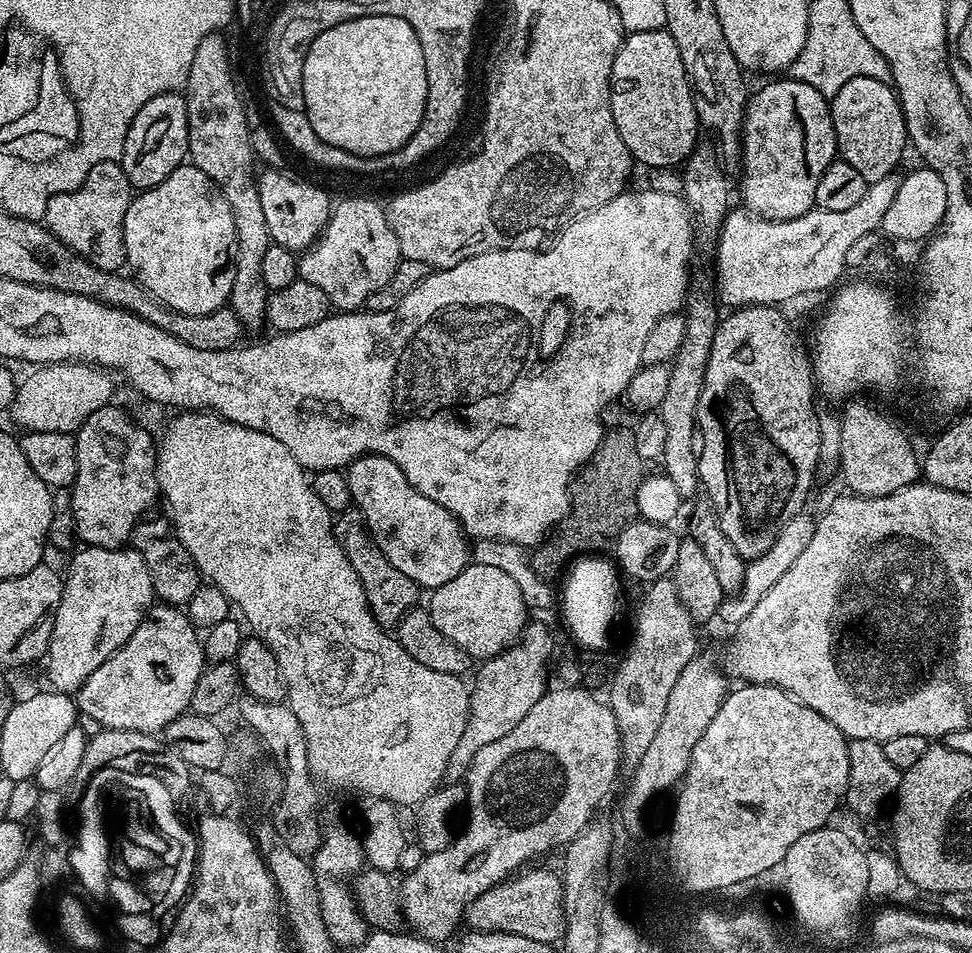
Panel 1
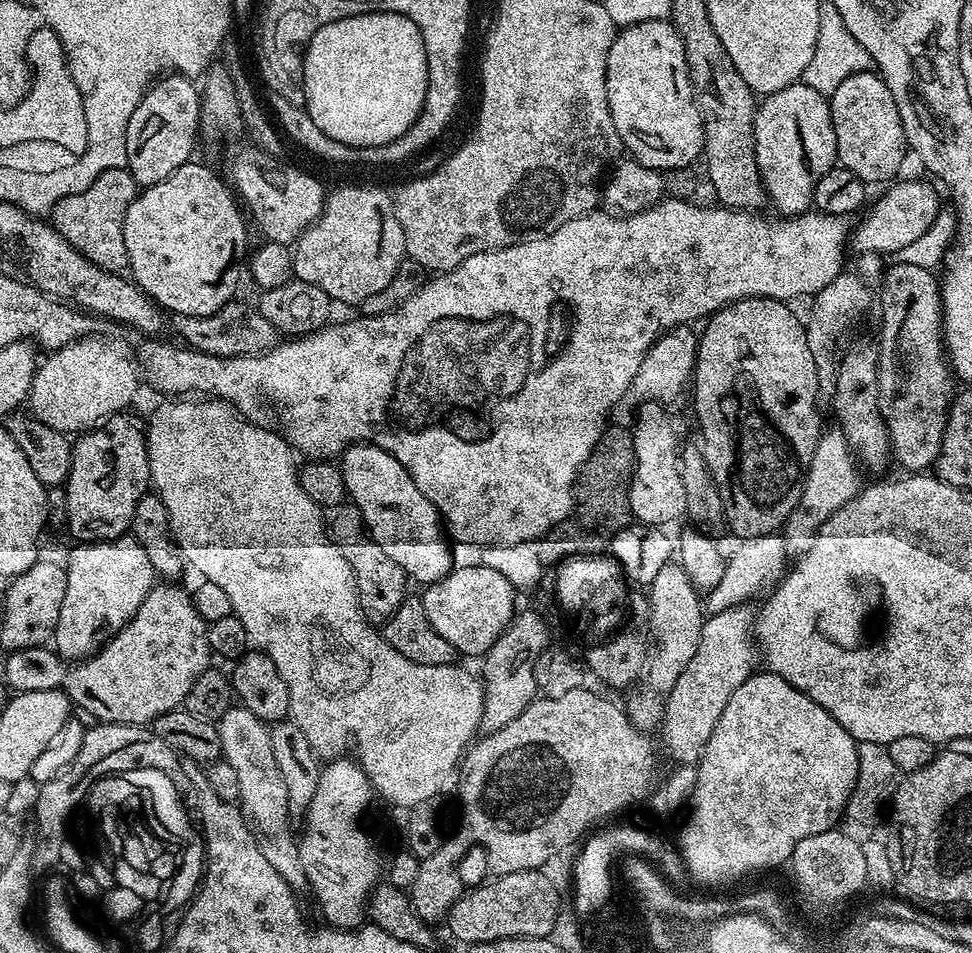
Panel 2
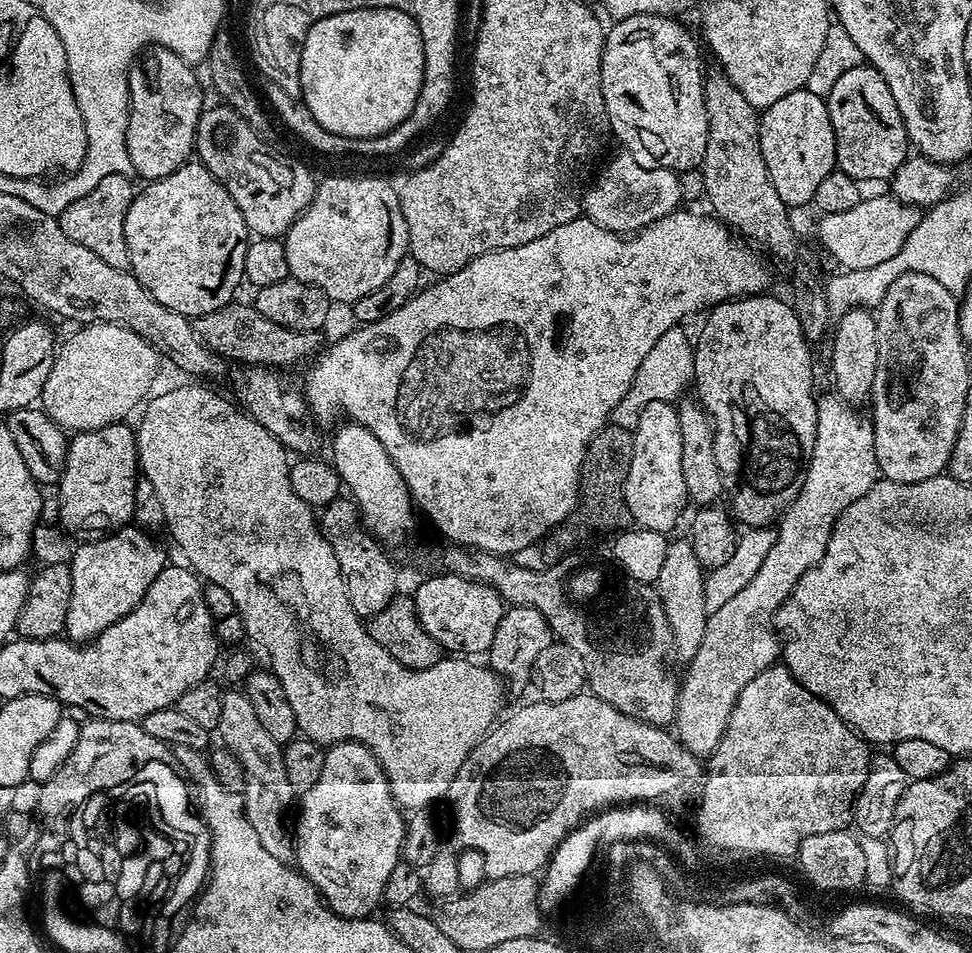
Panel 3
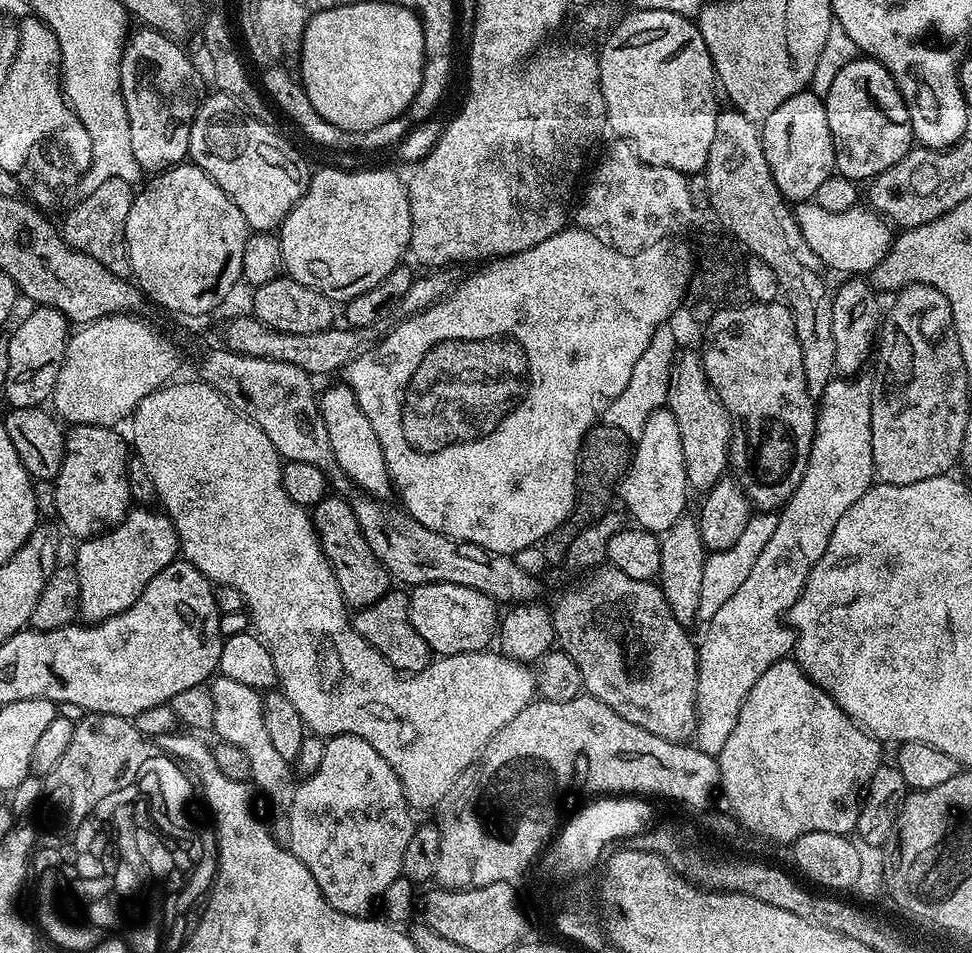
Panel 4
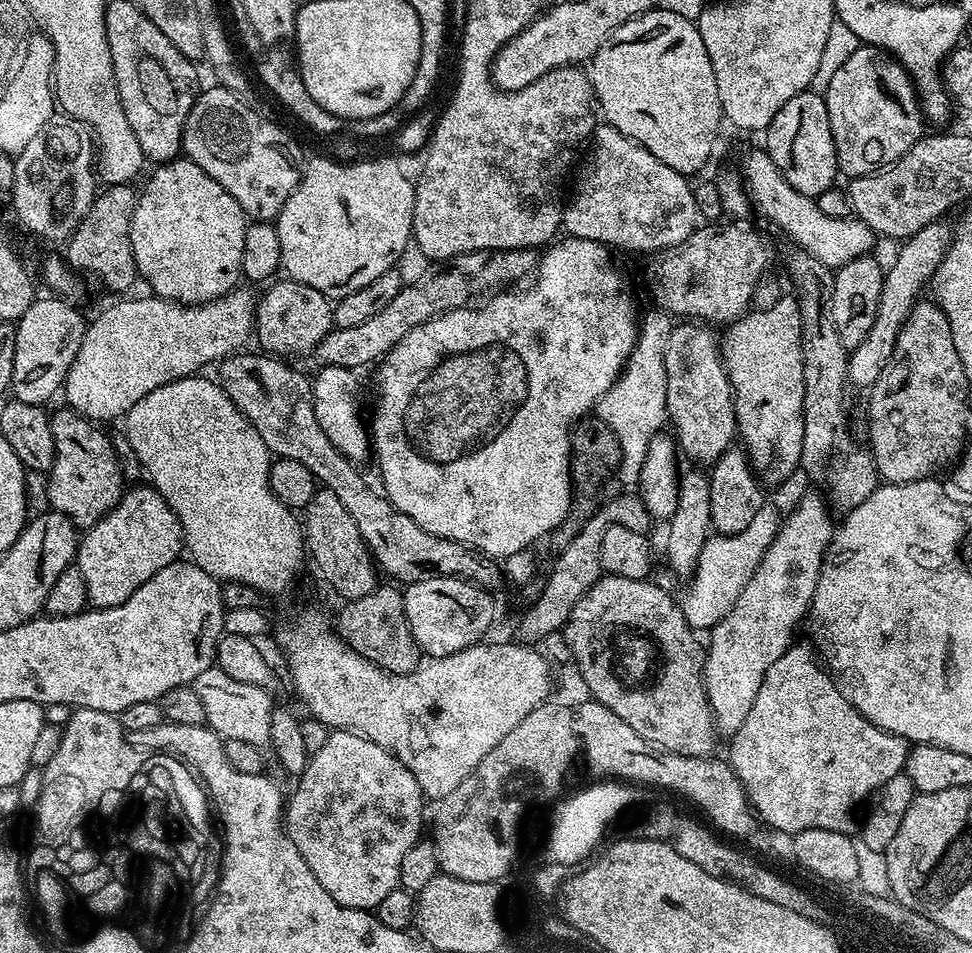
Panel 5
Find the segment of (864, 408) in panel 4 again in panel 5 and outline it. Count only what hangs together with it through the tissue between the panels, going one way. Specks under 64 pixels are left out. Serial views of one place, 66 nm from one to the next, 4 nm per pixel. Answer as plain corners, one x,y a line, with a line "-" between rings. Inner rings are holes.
943,219
935,220
930,226
922,226
918,234
909,236
899,245
900,253
892,265
887,265
880,291
878,302
878,314
874,318
874,326
870,326
870,334
858,345
851,349
848,358
848,384
871,389
878,382
878,374
886,370
886,362
890,362
890,354
894,354
894,346
910,310
921,299
923,290
931,281
932,275
938,270
938,266
944,261
944,255
952,244
953,225
-
811,491
797,502
789,516
787,513
783,517
774,542
750,582
746,582
742,594
738,594
738,602
734,602
726,618
710,629
712,641
706,644
704,685
721,737
730,738
742,727
742,722
746,722
746,714
750,714
750,706
754,706
754,698
758,698
766,670
792,647
796,623
803,616
805,619
812,607
820,567
832,543
834,522
832,524
833,513
825,497
819,491

